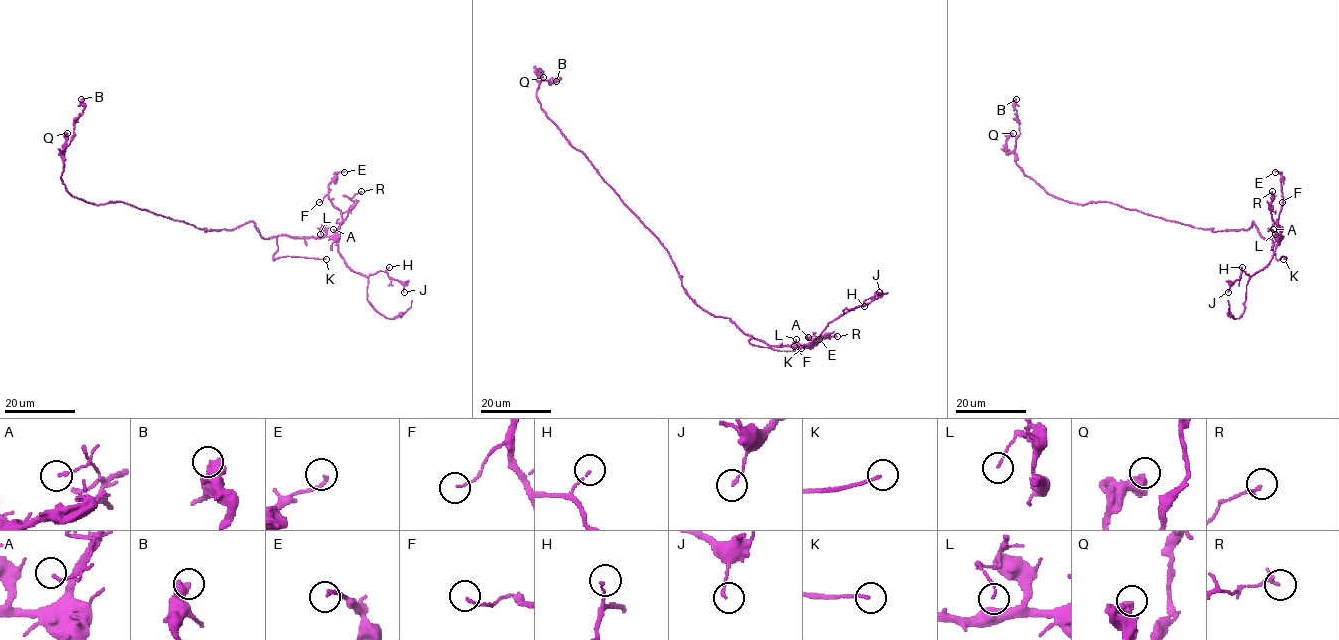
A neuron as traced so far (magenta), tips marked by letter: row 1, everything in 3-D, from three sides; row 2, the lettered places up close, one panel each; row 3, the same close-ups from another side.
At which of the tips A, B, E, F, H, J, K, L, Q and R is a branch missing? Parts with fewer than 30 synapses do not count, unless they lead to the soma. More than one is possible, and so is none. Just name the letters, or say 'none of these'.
K

